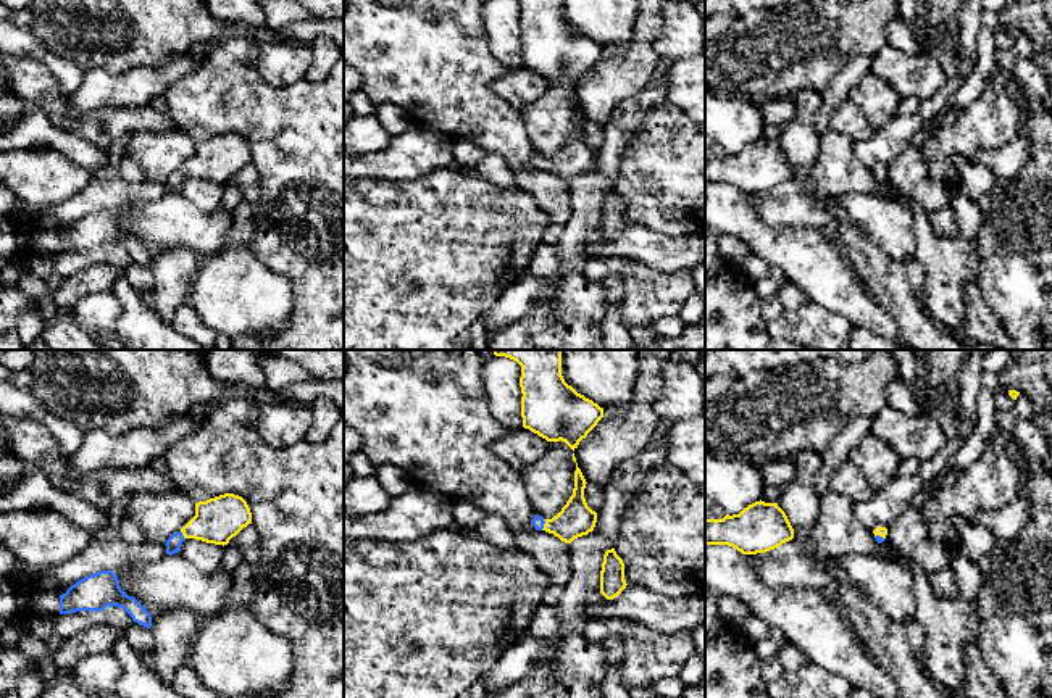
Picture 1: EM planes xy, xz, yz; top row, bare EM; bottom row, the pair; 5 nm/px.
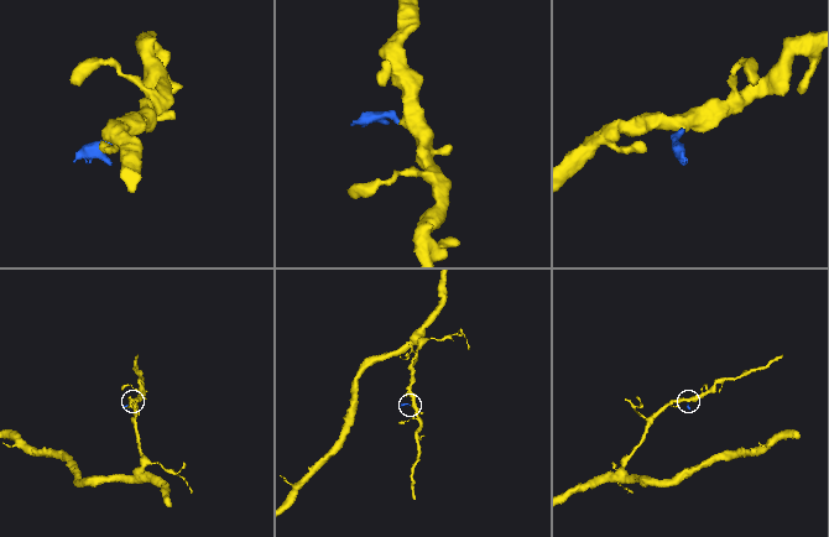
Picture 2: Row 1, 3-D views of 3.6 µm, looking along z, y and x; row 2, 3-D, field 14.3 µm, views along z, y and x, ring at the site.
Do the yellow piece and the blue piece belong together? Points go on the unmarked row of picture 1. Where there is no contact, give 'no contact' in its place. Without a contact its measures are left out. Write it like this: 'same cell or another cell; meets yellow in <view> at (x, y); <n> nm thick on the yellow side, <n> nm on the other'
same cell; meets yellow in xy at (183, 173); 220 nm thick on the yellow side, 80 nm on the other

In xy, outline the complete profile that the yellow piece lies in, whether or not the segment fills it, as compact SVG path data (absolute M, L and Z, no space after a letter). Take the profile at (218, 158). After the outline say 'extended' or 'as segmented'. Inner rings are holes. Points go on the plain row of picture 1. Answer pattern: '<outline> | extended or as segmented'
M224 132L198 140L195 142L195 155L166 179L166 193L179 192L186 177L224 185L248 163L252 163L252 152L239 134Z | extended

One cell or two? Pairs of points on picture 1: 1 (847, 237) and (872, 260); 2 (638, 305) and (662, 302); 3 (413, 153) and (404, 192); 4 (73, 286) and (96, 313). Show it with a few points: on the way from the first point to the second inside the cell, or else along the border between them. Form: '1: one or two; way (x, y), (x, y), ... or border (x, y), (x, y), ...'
1: one; way (854, 244), (865, 255)
2: one; way (644, 302), (655, 302)
3: two; border (442, 166), (410, 179), (370, 179)
4: two; border (112, 290), (89, 292), (70, 310)

